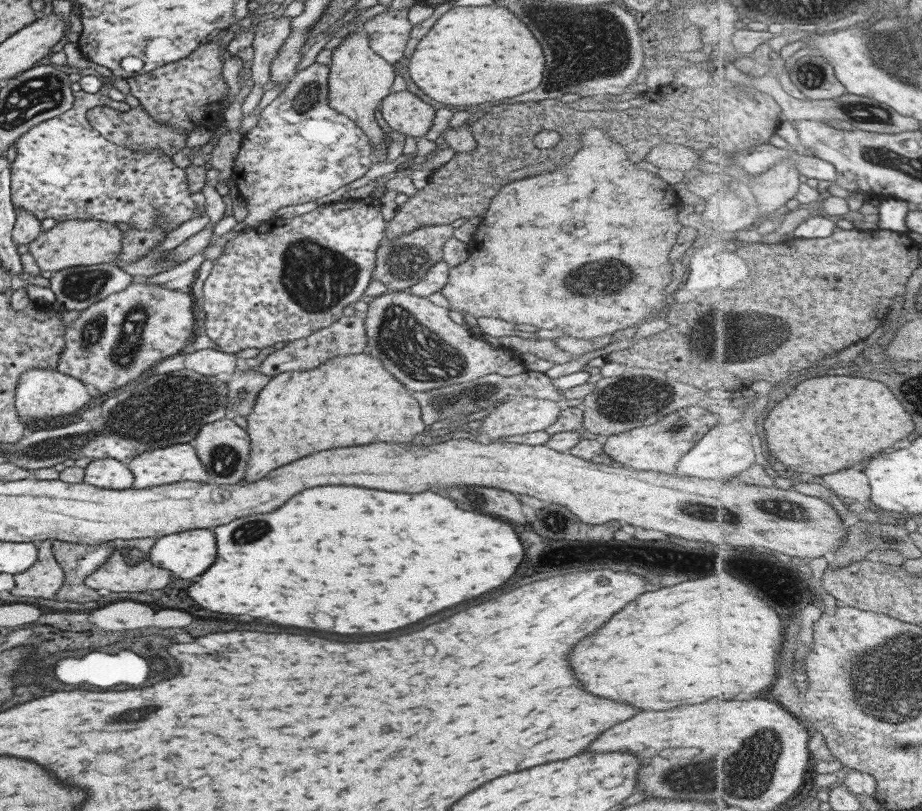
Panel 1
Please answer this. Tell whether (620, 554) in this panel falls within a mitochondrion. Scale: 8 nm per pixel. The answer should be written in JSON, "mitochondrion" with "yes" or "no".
{"mitochondrion":"no"}

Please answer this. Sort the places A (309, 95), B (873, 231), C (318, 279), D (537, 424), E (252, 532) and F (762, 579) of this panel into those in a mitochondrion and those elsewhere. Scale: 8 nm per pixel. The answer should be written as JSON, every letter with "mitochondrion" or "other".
{"A":"mitochondrion","B":"other","C":"mitochondrion","D":"other","E":"mitochondrion","F":"other"}

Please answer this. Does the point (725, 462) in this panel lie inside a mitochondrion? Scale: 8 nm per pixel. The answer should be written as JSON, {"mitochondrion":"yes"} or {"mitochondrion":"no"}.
{"mitochondrion":"no"}

